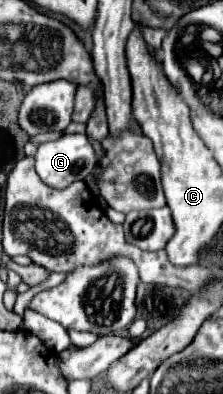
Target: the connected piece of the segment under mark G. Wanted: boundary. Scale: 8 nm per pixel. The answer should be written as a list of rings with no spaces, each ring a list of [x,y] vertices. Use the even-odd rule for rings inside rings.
[[[64,134],[54,142],[40,144],[36,152],[36,172],[52,188],[66,188],[76,180],[86,180],[94,164],[96,154],[86,134]]]

